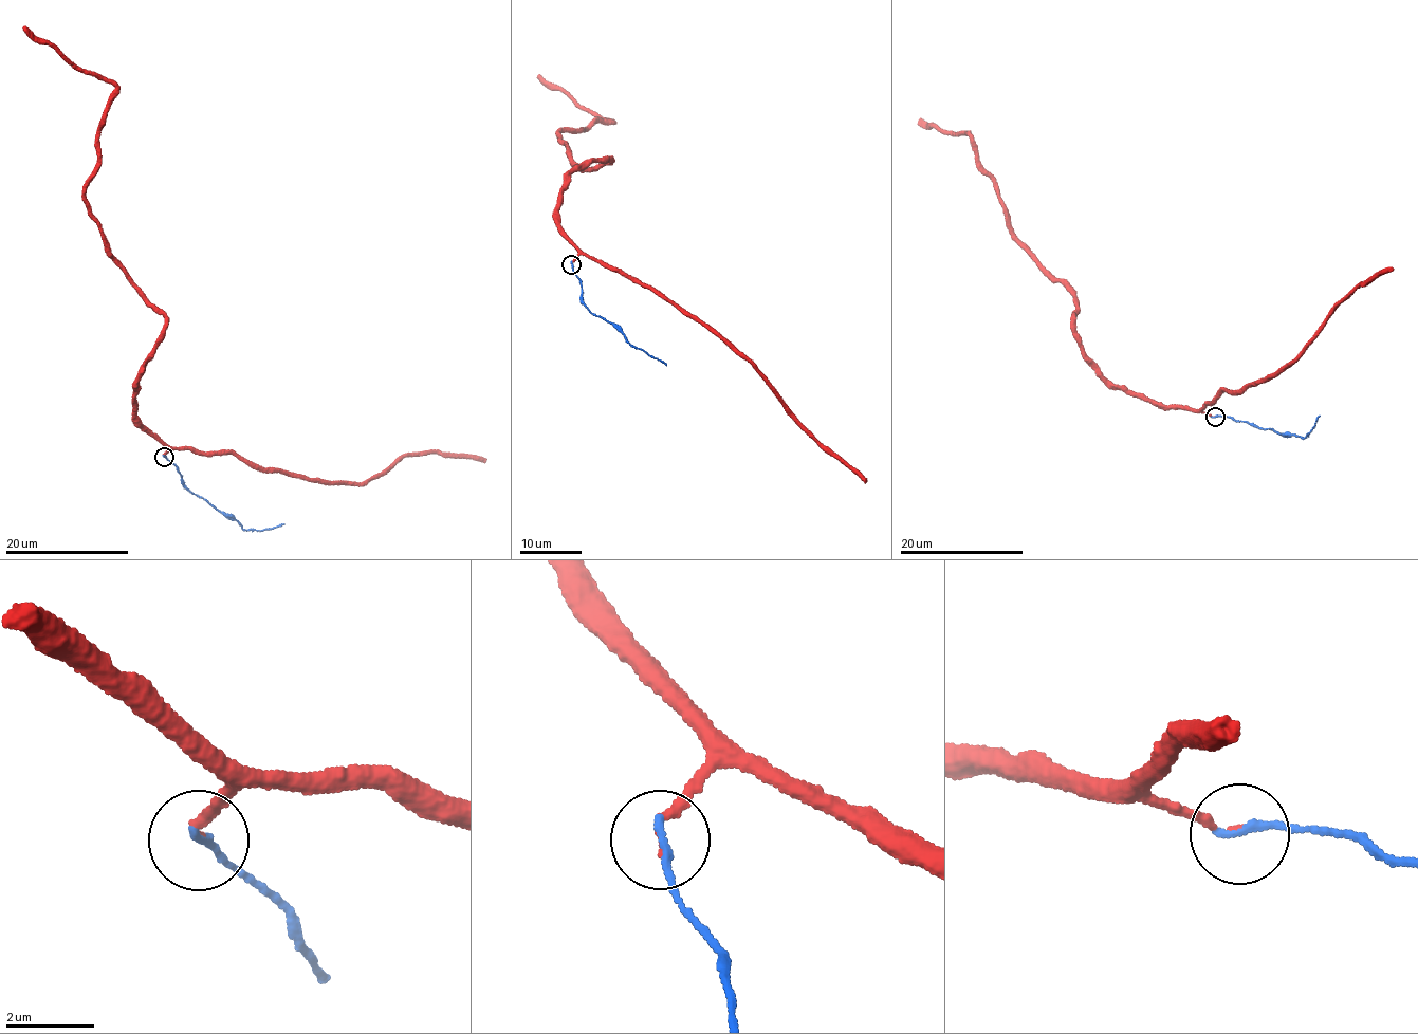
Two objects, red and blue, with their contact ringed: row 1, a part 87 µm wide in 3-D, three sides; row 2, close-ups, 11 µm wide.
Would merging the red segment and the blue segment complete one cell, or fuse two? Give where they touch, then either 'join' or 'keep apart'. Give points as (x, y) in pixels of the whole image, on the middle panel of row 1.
at (571, 264); keep apart

